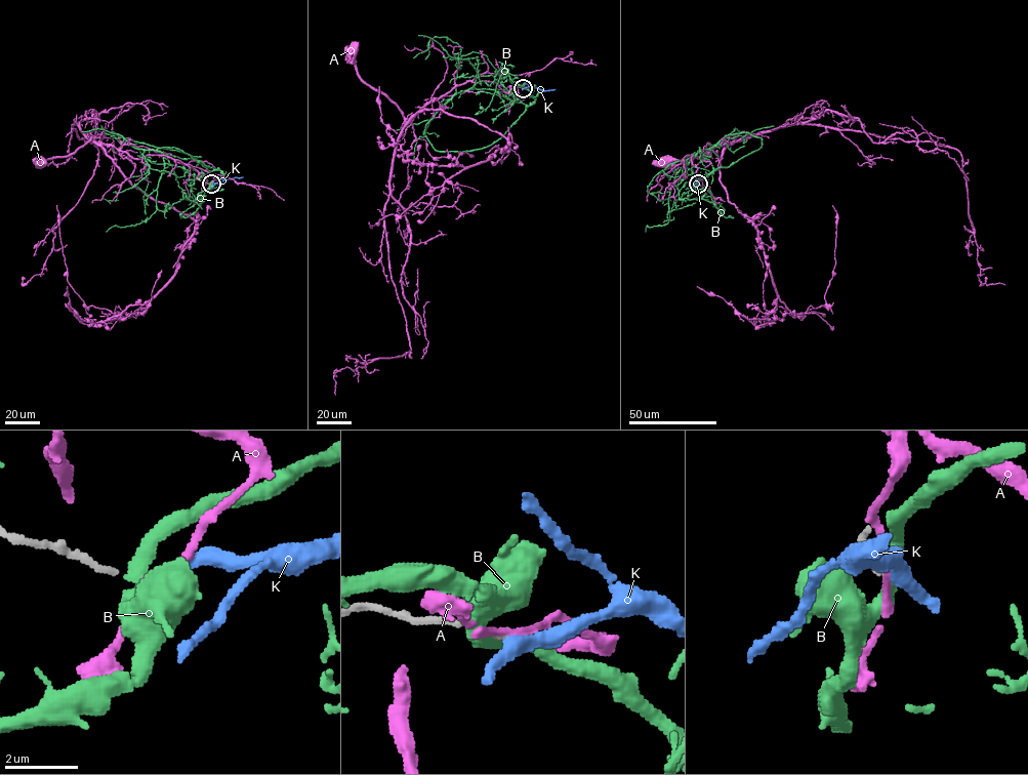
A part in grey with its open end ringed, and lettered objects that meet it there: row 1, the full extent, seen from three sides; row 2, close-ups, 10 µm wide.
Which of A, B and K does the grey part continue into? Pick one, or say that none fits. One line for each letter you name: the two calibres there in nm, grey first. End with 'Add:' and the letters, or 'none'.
K: 170 nm thick on the grey side, 360 nm on the other
Add: K

